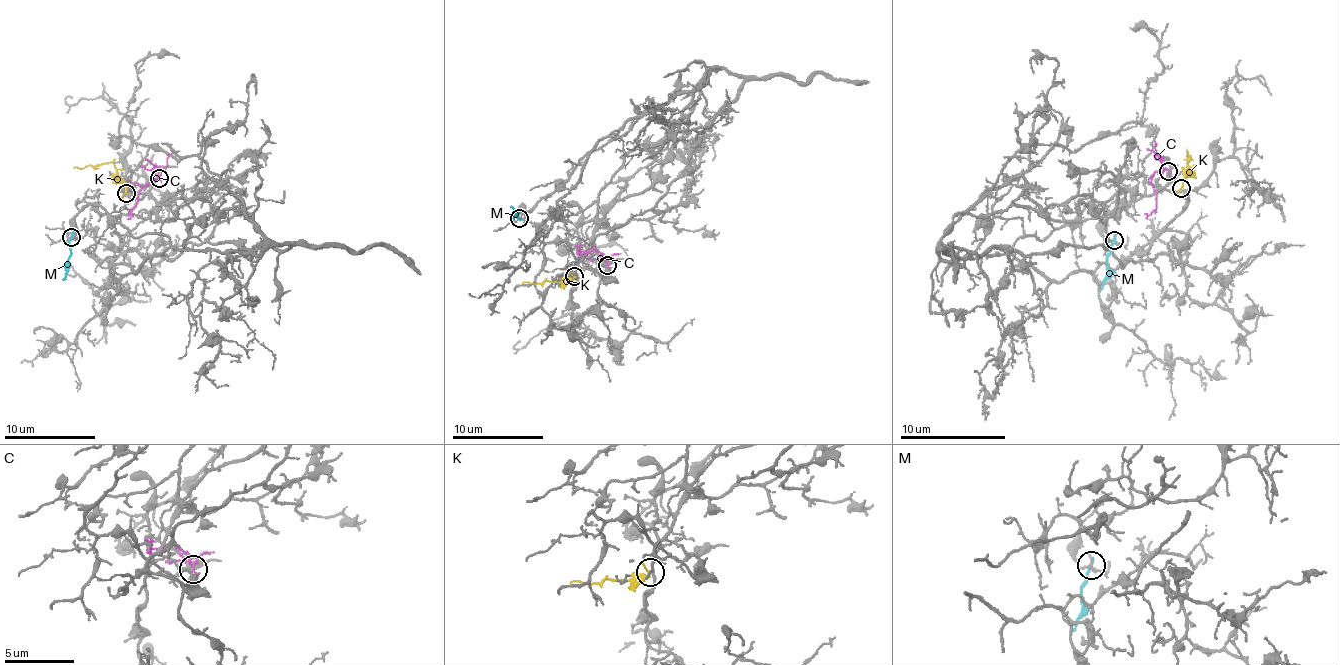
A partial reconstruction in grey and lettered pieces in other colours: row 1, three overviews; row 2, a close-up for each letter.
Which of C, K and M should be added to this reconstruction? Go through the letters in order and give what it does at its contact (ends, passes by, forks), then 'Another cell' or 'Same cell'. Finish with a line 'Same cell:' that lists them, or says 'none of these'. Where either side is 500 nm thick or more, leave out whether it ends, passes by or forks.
C: It passes by. Another cell
K: It ends there. Same cell
M: It ends there. Another cell
Same cell: K

